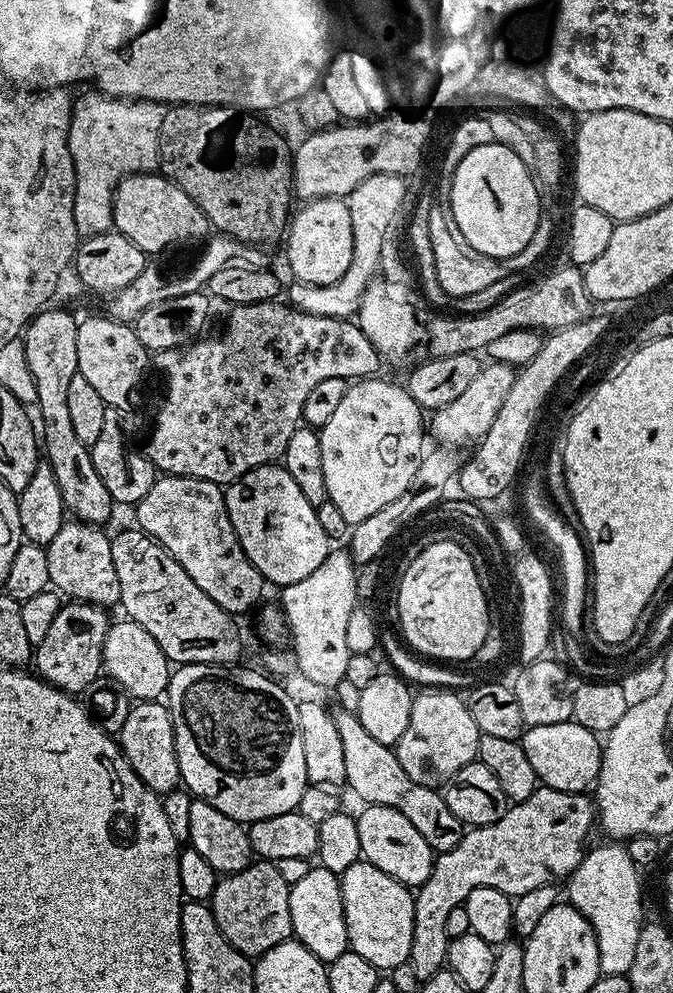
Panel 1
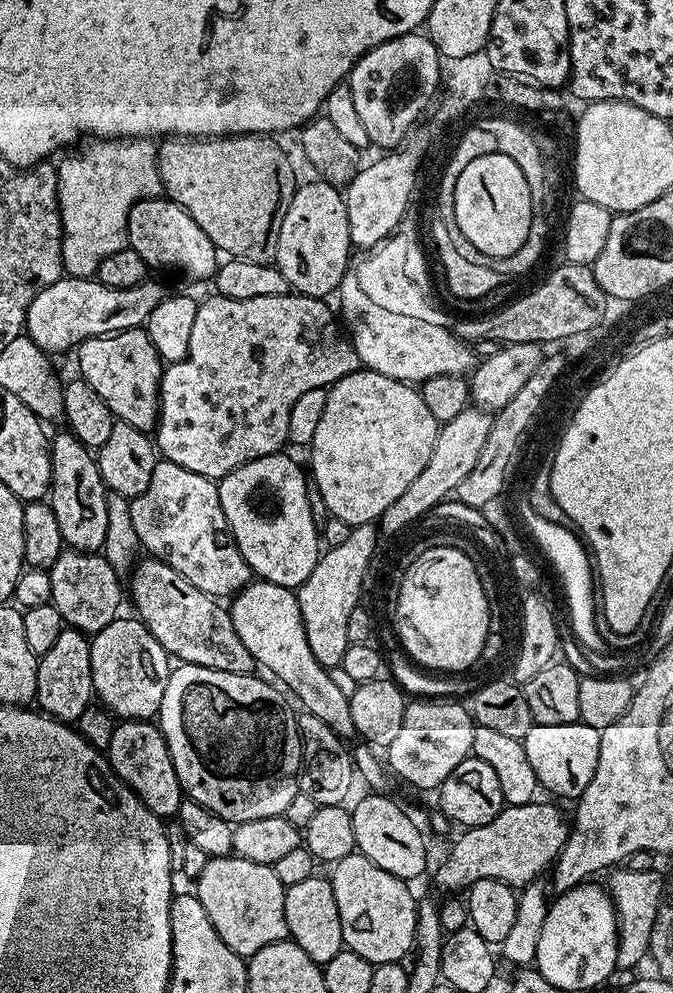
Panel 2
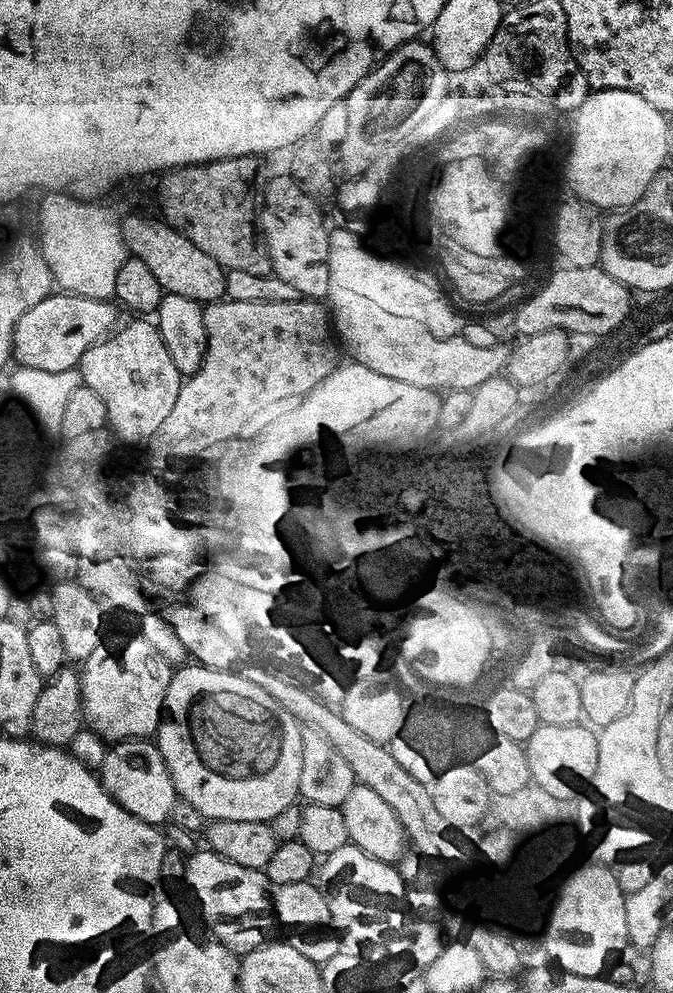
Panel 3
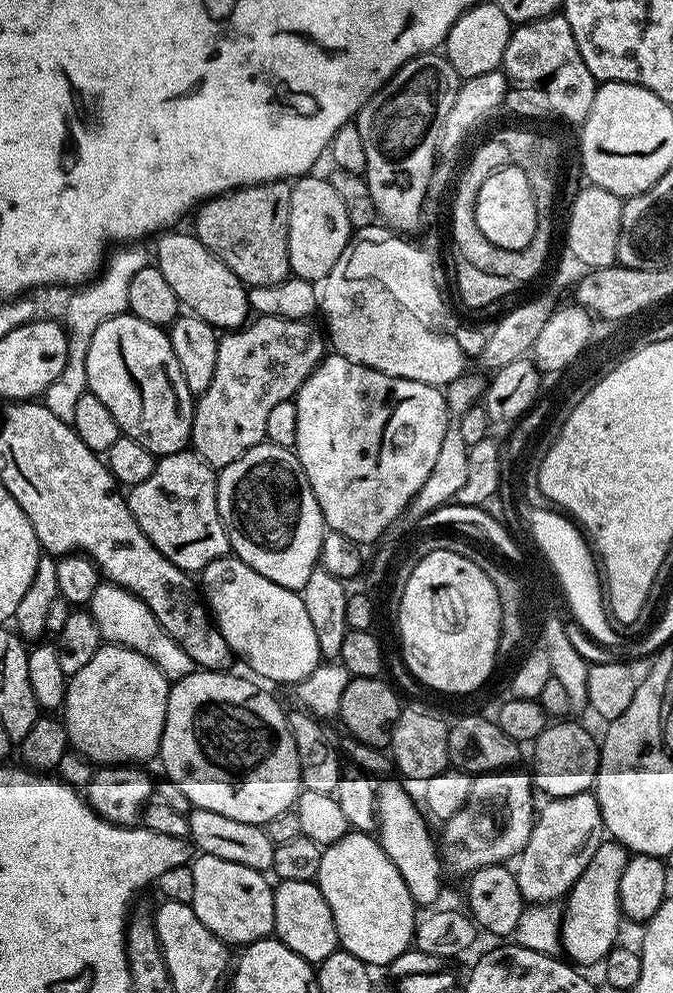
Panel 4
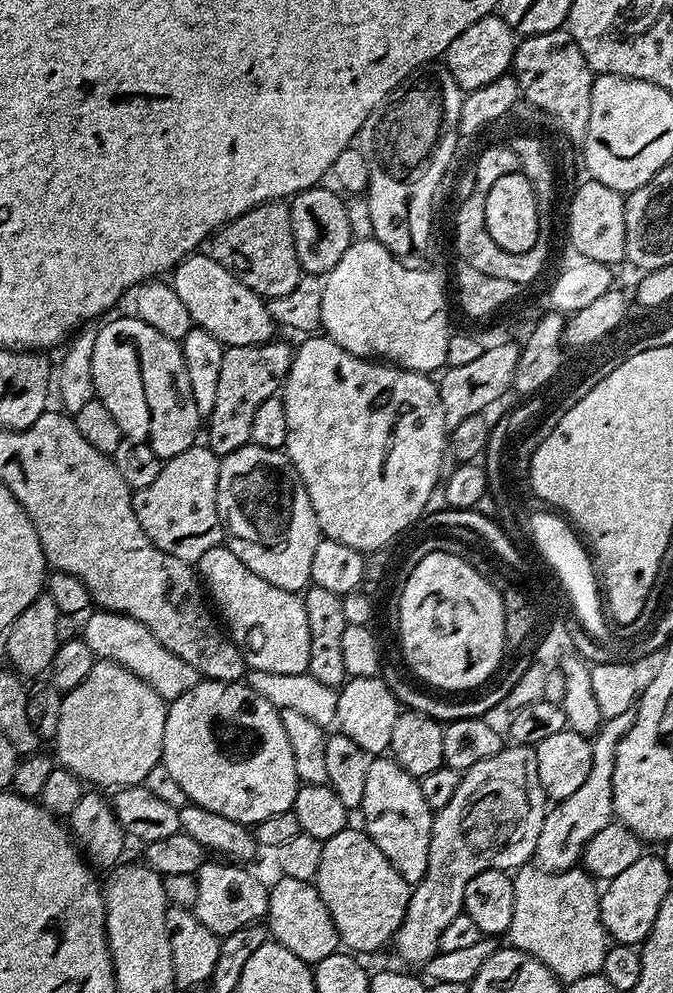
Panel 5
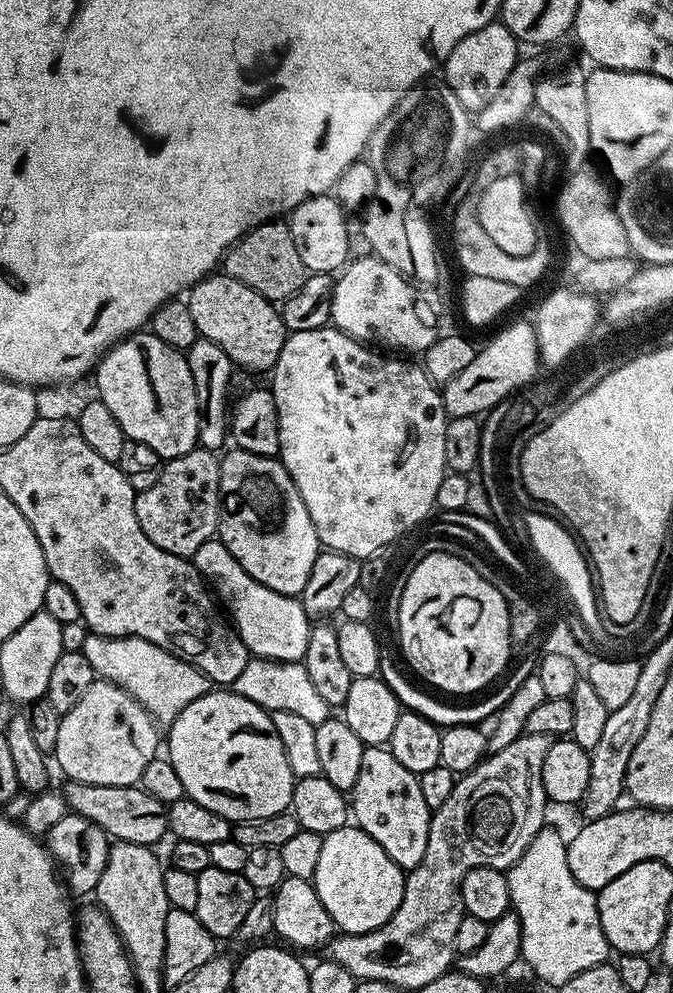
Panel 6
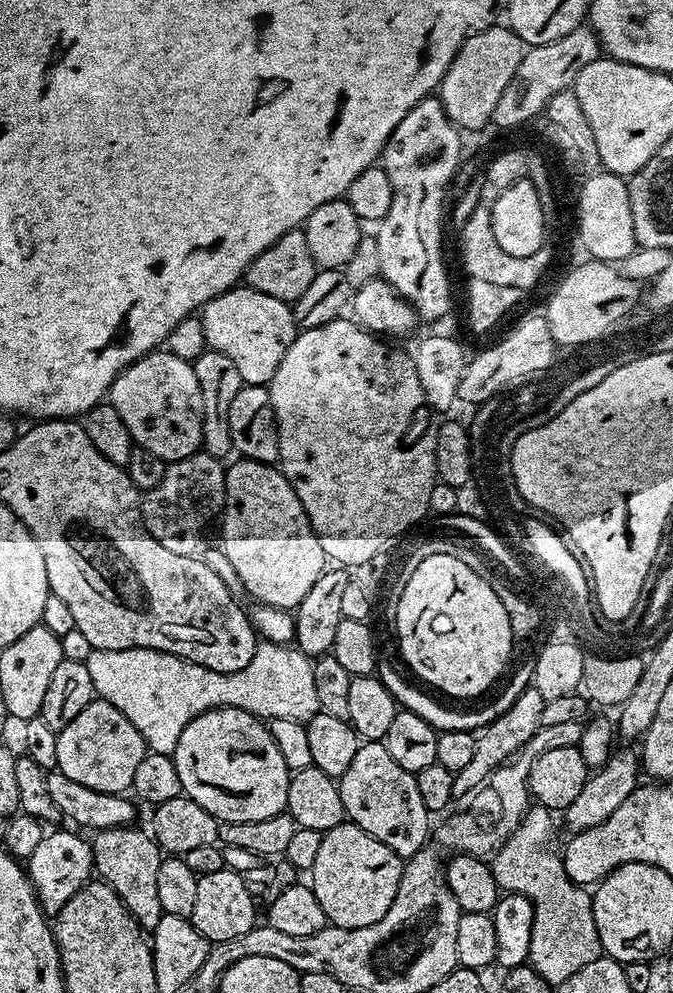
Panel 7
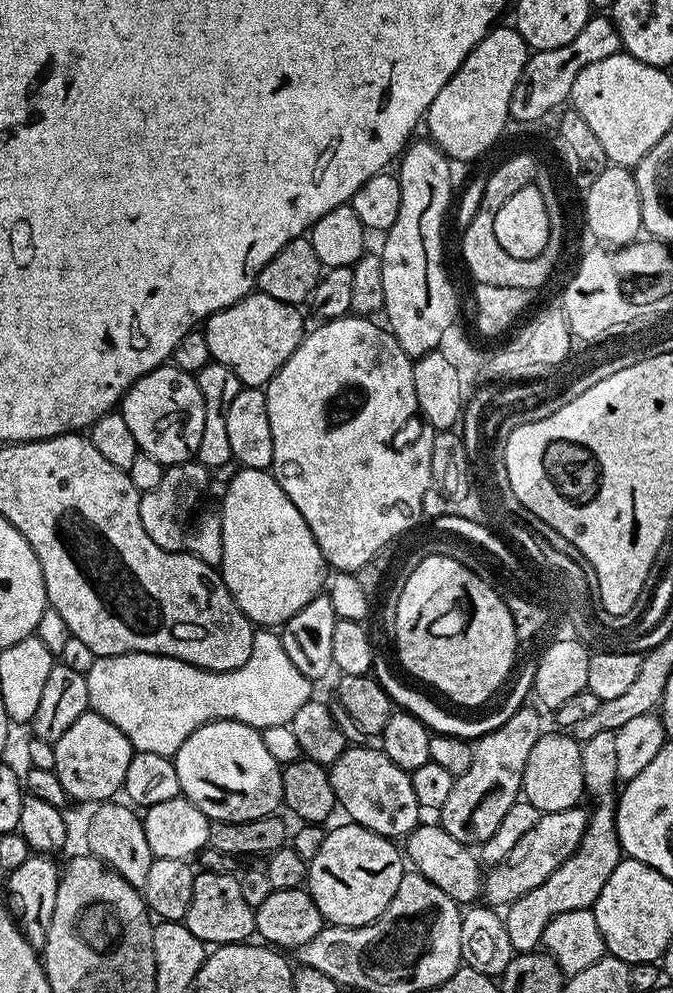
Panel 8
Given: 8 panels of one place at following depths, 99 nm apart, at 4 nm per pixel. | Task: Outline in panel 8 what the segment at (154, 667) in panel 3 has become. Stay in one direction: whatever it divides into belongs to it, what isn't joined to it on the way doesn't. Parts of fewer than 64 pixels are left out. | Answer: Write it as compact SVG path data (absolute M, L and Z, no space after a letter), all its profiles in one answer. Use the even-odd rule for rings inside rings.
M91 710L83 712L78 722L74 722L74 726L70 726L70 730L66 730L66 734L62 734L62 738L54 743L54 771L69 801L85 800L88 806L92 806L97 802L111 801L115 797L112 795L123 789L134 749L126 734L122 734L114 722Z

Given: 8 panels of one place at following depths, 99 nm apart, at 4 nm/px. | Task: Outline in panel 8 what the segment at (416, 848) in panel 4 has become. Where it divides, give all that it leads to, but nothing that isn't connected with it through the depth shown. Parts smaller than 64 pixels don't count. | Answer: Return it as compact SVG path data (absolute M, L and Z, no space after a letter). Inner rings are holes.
M345 747L344 752L328 768L330 786L334 786L337 805L349 821L361 824L379 836L396 842L406 838L422 822L422 809L414 798L414 786L409 773L404 772L384 752L383 747Z

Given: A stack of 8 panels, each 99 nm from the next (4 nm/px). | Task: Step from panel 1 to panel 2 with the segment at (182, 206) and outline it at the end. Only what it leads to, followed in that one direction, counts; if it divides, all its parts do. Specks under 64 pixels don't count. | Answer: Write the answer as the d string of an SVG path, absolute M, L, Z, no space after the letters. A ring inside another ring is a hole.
M167 198L140 200L134 205L128 215L127 247L133 248L149 269L159 264L164 268L177 268L192 280L211 281L218 267L218 250L214 242L206 238L202 226L198 226L182 206Z

